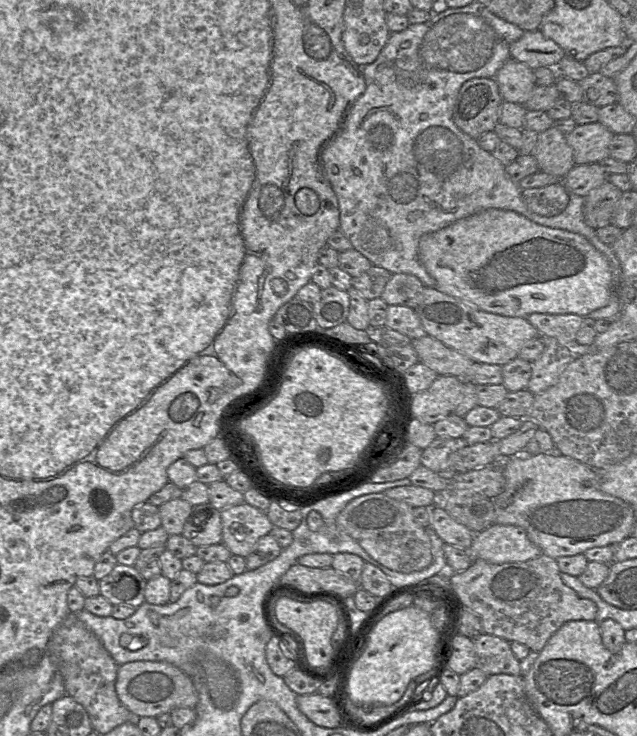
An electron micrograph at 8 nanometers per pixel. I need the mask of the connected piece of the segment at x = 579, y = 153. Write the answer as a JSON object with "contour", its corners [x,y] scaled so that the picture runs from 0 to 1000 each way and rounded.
{"contour":[[[942,166],[904,170],[889,183],[903,224],[939,221],[956,213],[964,182]]]}

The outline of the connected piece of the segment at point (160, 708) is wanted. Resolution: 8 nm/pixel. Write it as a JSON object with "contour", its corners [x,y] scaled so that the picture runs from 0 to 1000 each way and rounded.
{"contour":[[[210,898],[187,905],[181,936],[192,957],[218,974],[246,974],[276,962],[306,963],[311,954],[298,920],[259,898]]]}

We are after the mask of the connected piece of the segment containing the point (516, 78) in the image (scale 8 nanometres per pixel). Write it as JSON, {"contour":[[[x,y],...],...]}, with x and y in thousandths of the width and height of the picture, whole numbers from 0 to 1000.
{"contour":[[[805,79],[788,88],[776,106],[794,139],[823,143],[841,118],[837,94]]]}

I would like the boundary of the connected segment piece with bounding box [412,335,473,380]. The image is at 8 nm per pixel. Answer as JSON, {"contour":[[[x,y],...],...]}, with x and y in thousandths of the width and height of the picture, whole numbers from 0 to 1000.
{"contour":[[[673,455],[647,461],[647,469],[658,490],[680,501],[688,511],[711,510],[732,515],[733,503],[743,493],[732,484]]]}

